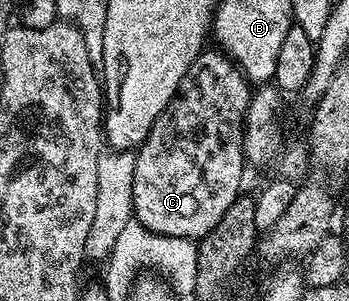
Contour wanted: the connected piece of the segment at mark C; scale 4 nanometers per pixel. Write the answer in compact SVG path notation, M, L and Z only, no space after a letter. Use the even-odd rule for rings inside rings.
M203 50L195 58L195 62L187 66L187 74L183 74L183 82L179 82L171 102L163 110L163 114L159 114L147 138L135 152L134 217L144 228L155 234L187 238L194 242L215 230L215 226L219 226L219 218L227 214L227 206L231 206L231 202L242 195L241 179L245 176L245 168L247 169L243 133L251 84L224 52L209 51Z

